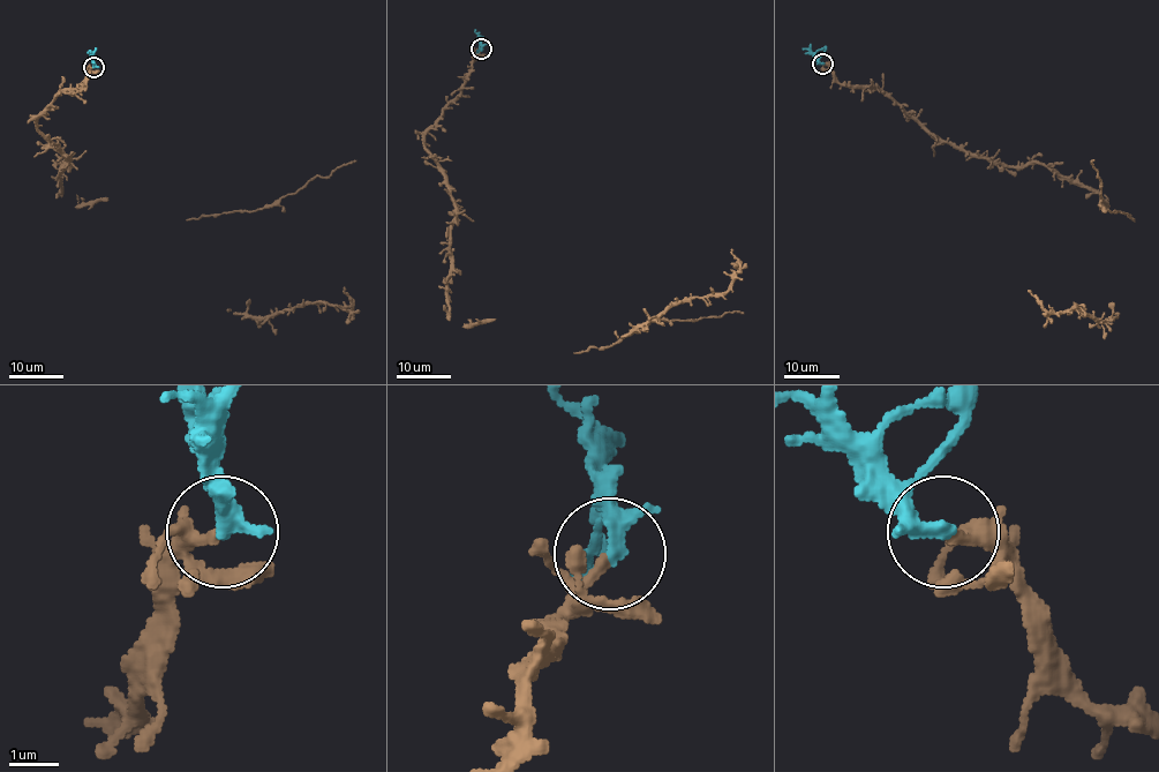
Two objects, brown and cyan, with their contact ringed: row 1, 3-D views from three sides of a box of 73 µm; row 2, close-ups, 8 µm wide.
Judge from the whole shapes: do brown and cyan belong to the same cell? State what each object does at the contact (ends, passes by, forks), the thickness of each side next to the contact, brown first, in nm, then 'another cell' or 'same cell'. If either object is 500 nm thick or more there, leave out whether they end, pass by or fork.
brown passes by; cyan passes by; 170 nm thick on the brown side, 260 nm on the other; same cell

